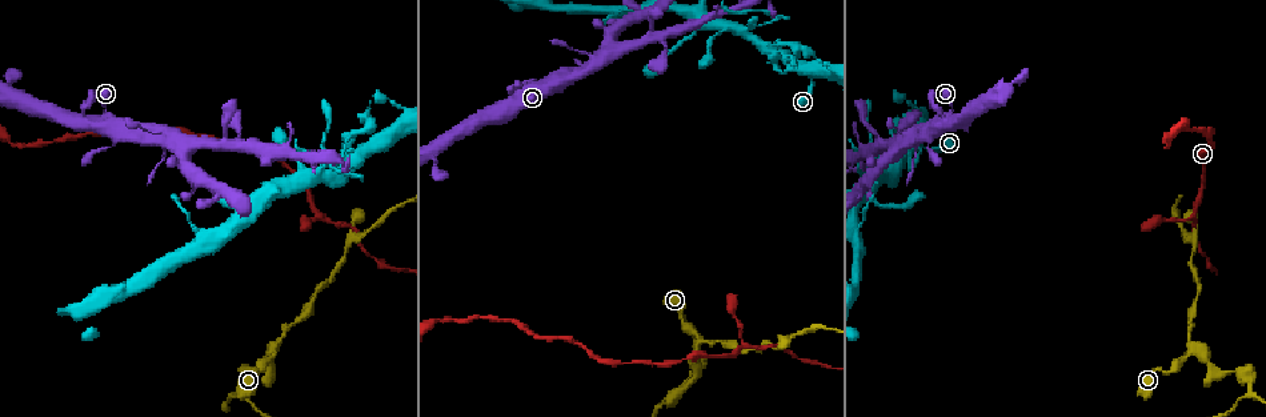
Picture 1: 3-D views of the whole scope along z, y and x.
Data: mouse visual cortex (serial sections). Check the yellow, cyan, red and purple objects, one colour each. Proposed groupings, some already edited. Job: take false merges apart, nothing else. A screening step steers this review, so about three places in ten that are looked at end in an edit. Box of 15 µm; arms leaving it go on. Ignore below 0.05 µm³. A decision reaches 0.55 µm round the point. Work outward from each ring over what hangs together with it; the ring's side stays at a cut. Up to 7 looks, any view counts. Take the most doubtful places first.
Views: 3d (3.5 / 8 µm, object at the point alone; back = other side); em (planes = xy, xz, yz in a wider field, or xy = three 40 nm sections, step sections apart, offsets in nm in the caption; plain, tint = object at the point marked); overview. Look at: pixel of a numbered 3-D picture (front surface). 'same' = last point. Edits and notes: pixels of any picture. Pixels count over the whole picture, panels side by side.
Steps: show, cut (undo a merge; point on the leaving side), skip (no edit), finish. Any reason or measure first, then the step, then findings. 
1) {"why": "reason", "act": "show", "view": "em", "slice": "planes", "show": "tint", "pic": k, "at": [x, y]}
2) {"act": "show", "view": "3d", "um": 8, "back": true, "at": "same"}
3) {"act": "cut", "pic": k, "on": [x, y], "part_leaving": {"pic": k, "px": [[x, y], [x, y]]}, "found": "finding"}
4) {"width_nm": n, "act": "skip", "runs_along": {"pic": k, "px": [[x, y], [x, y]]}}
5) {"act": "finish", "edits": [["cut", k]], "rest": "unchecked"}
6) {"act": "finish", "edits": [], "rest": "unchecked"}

{"why": "a narrow waist", "act": "show", "view": "3d", "um": 3.5, "back": true, "pic": 1, "at": [271, 356]}

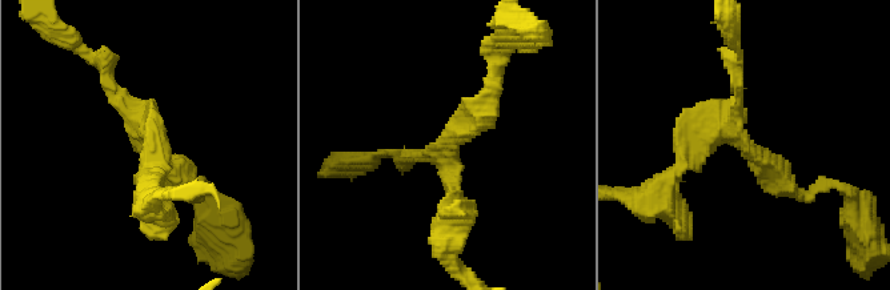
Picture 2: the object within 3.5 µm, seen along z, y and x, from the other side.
{"why": "now the EM", "act": "show", "view": "em", "slice": "xy", "step": 2, "show": "tint", "pic": 2, "at": [754, 153]}

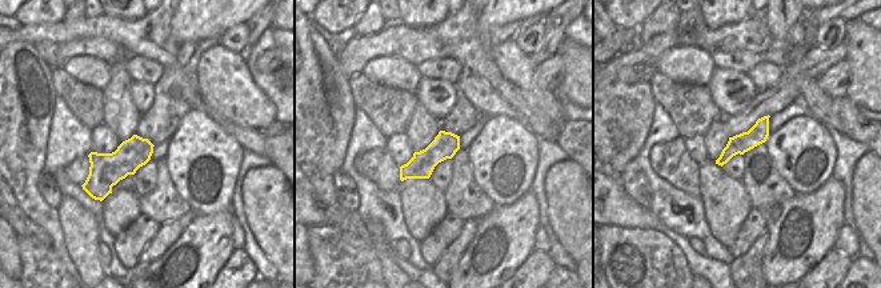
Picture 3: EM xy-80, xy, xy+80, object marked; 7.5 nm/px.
{"why": "another direction", "act": "show", "view": "em", "slice": "planes", "show": "tint", "at": "same"}

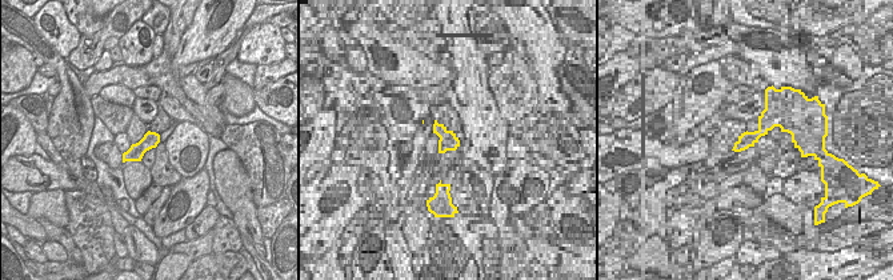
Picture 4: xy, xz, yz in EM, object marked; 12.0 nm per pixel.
{"act": "skip", "runs_along": {"pic": 2, "px": [[493, 81], [448, 136], [452, 205]]}, "found": "all the same cell"}

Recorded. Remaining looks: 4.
{"why": "a fork", "act": "show", "view": "3d", "um": 8, "pic": 1, "at": [743, 347]}

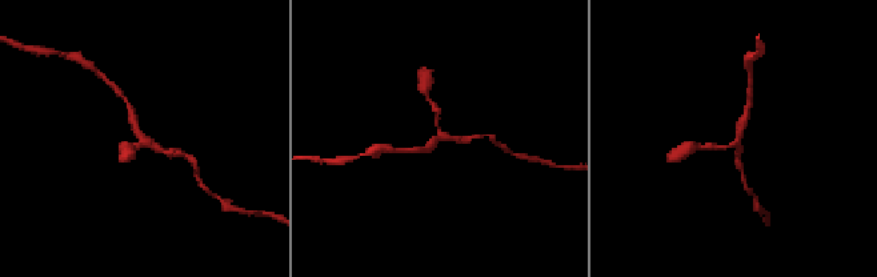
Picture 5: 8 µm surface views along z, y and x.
{"why": "zoom in", "act": "show", "view": "3d", "um": 3.5, "pic": 5, "at": [739, 141]}

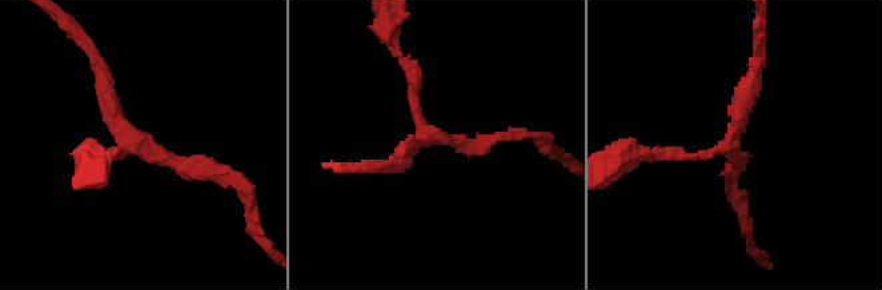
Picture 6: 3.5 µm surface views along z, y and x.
{"act": "show", "view": "em", "slice": "xy", "step": 3, "show": "tint", "pic": 6, "at": [428, 137]}

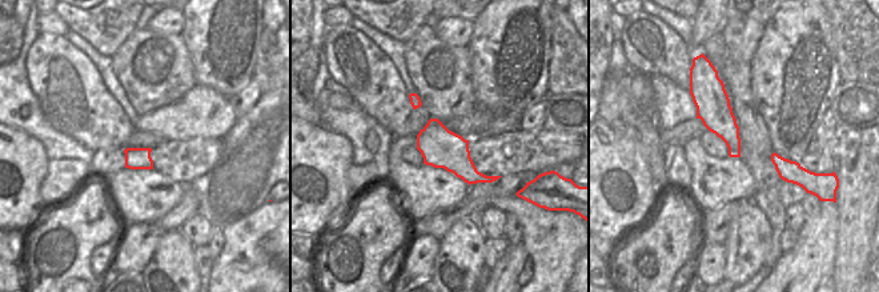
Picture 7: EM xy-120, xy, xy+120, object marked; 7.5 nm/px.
{"arm_widths_nm": [100, 150, 150], "act": "skip", "runs_along": {"pic": 6, "px": [[97, 65], [113, 123], [204, 172]]}, "found": "all the same cell"}

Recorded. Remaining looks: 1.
{"act": "finish", "edits": [], "rest": "unchecked"}

